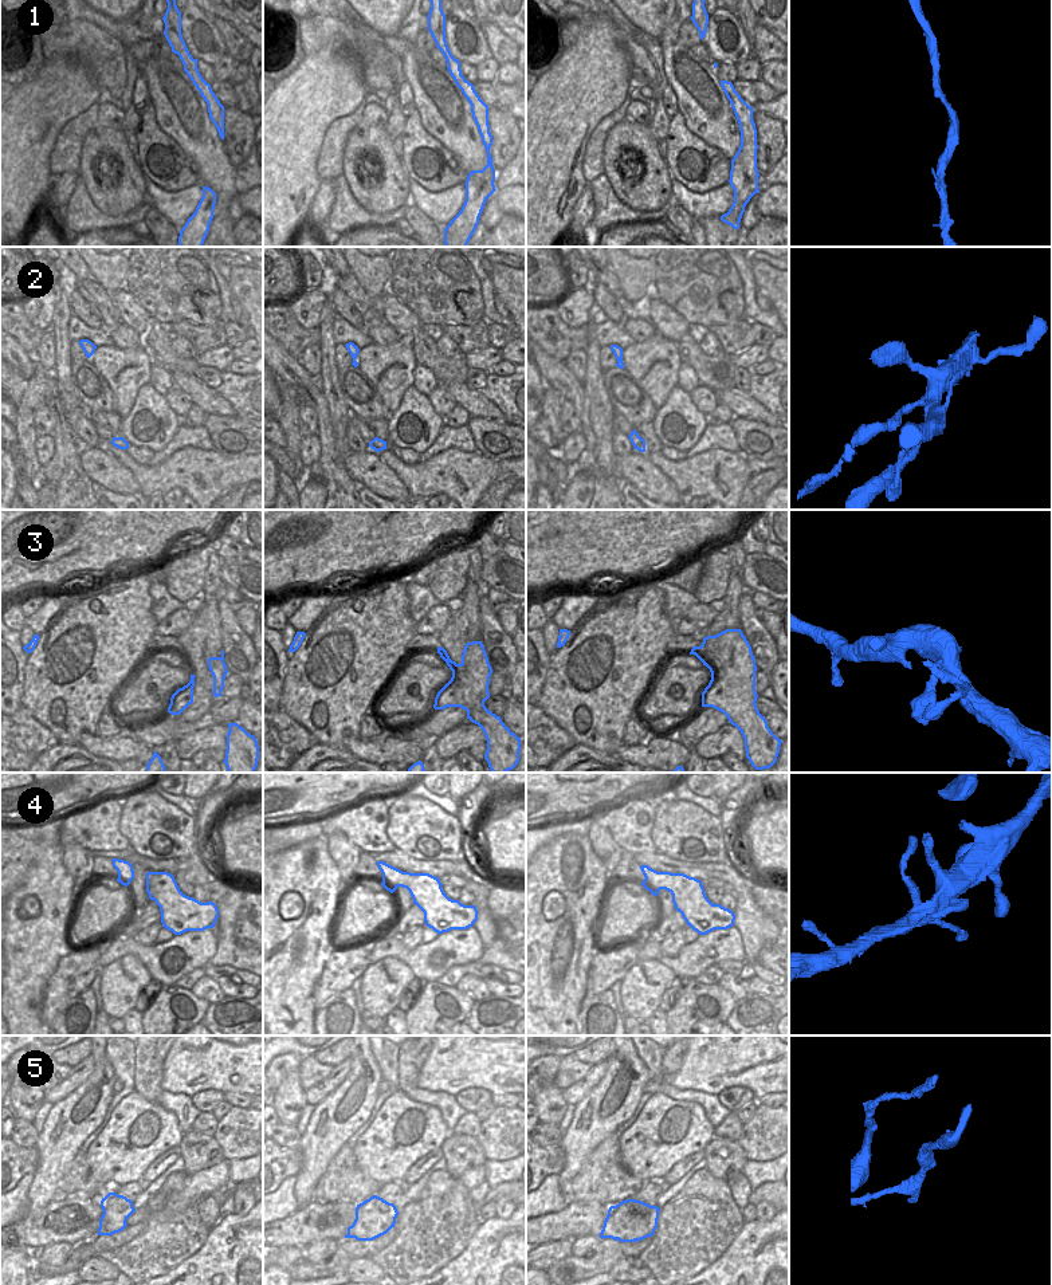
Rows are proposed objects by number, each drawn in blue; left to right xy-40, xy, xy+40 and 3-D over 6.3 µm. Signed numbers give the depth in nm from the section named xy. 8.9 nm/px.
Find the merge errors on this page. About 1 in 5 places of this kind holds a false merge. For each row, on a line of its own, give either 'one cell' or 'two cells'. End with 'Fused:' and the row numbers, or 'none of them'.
1: one cell
2: two cells
3: one cell
4: one cell
5: two cells
Fused: 2, 5

